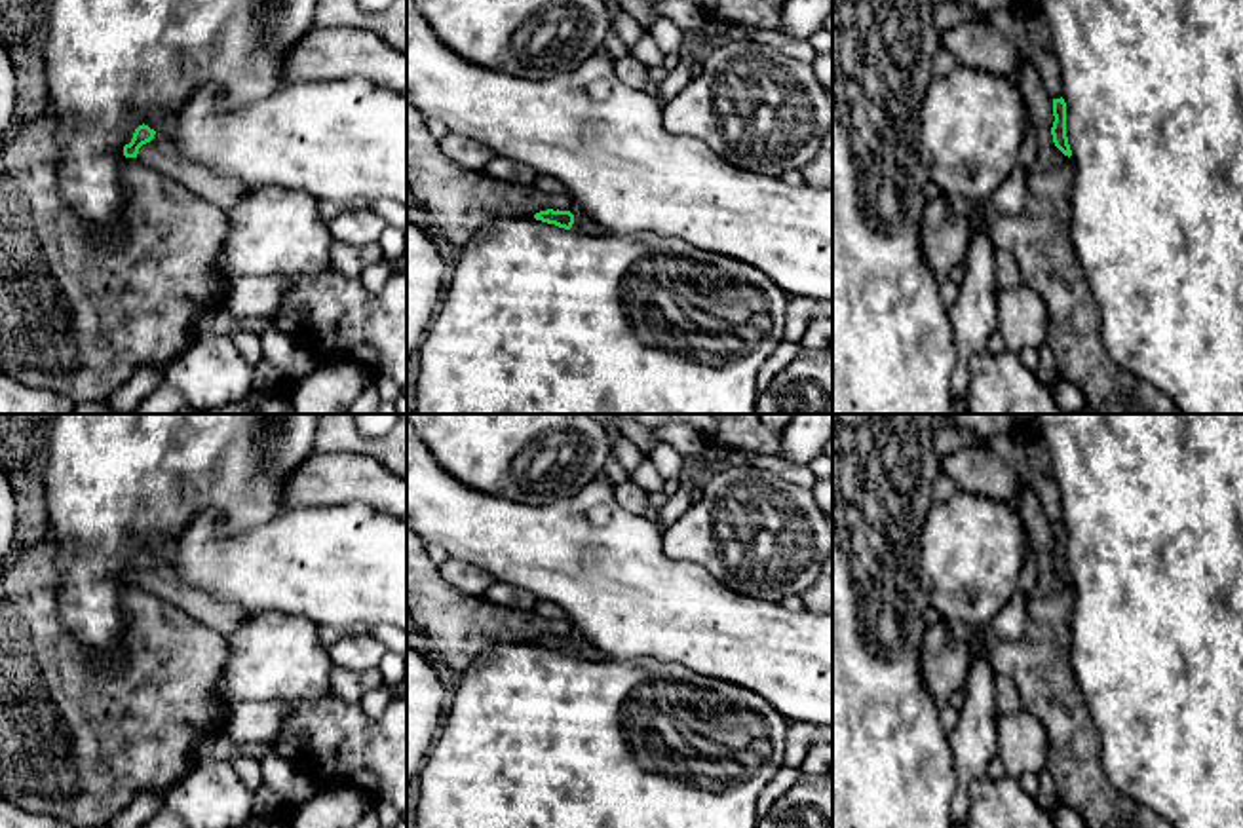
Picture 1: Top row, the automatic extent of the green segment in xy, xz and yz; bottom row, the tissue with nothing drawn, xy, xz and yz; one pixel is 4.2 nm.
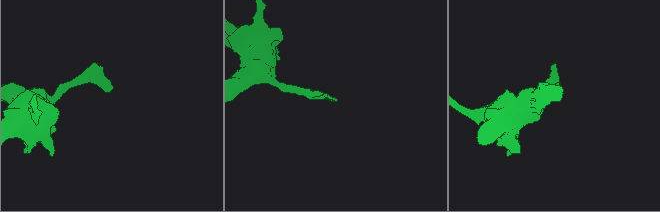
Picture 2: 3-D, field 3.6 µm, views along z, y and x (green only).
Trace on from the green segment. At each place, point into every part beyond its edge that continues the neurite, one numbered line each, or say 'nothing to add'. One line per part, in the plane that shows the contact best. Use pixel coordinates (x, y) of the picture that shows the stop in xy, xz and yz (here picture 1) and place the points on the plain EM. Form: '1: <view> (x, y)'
1: xy (162, 580)

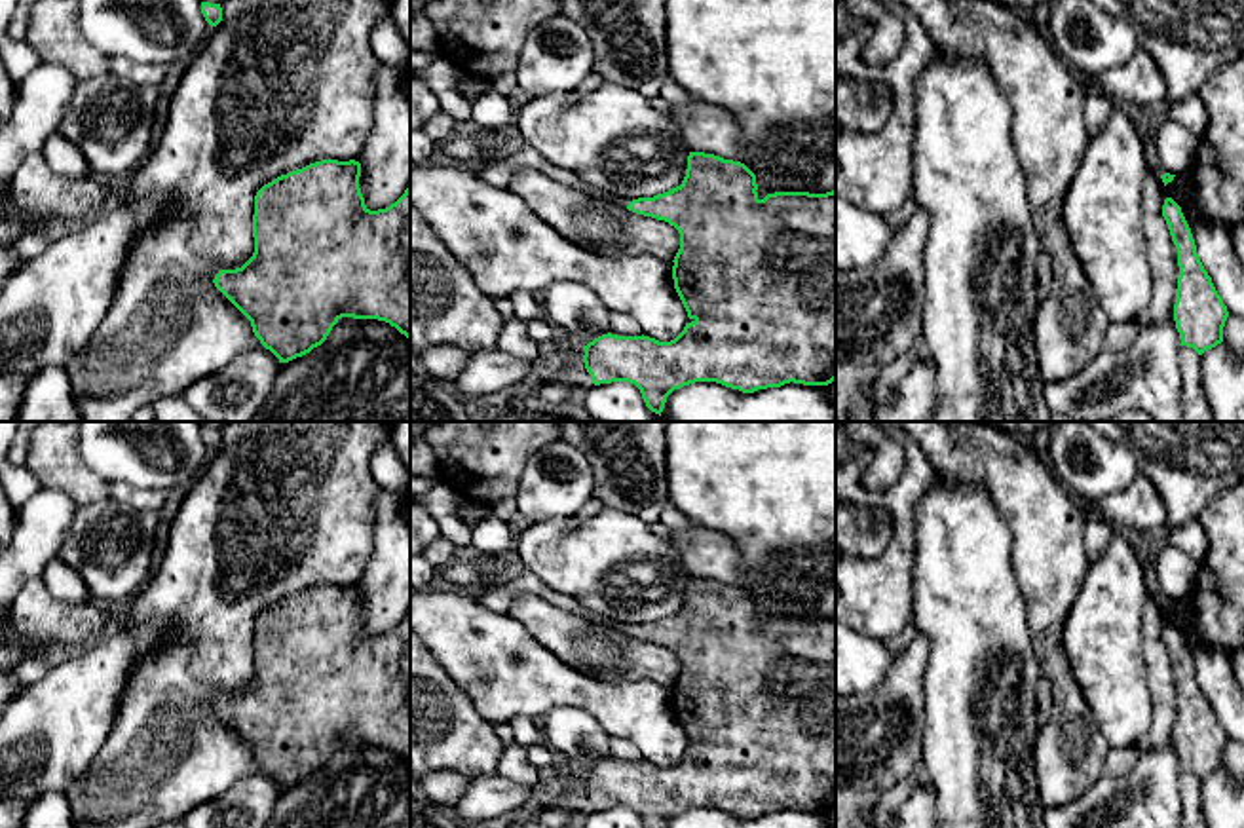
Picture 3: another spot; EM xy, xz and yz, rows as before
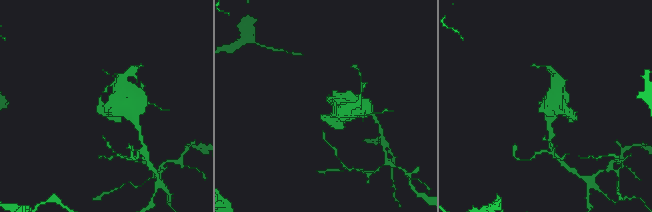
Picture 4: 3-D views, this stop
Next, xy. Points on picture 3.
nothing to add

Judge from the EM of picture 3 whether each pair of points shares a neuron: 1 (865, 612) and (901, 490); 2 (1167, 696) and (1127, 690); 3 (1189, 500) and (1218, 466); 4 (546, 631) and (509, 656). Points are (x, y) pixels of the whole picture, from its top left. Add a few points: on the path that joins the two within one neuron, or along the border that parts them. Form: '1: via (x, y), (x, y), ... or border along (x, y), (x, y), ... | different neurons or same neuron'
1: via (885, 582), (899, 557), (903, 521) | same neuron
2: border along (1142, 650), (1151, 701), (1151, 726), (1146, 737) | different neurons
3: via (1191, 492), (1210, 473) | same neuron
4: border along (508, 612), (544, 646), (572, 665) | different neurons

